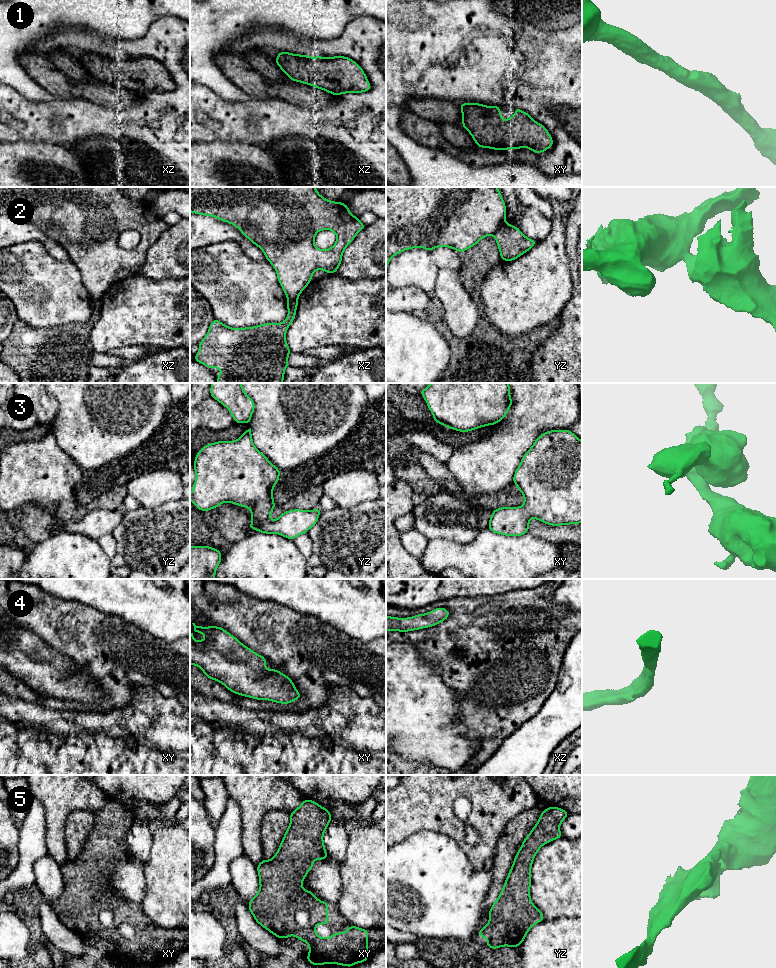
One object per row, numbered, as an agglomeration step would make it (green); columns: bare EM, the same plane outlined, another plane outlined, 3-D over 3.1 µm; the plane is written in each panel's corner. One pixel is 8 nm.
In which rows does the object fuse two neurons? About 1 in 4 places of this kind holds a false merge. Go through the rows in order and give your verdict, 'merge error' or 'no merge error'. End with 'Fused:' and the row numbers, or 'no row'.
1: no merge error
2: merge error
3: no merge error
4: no merge error
5: no merge error
Fused: 2

